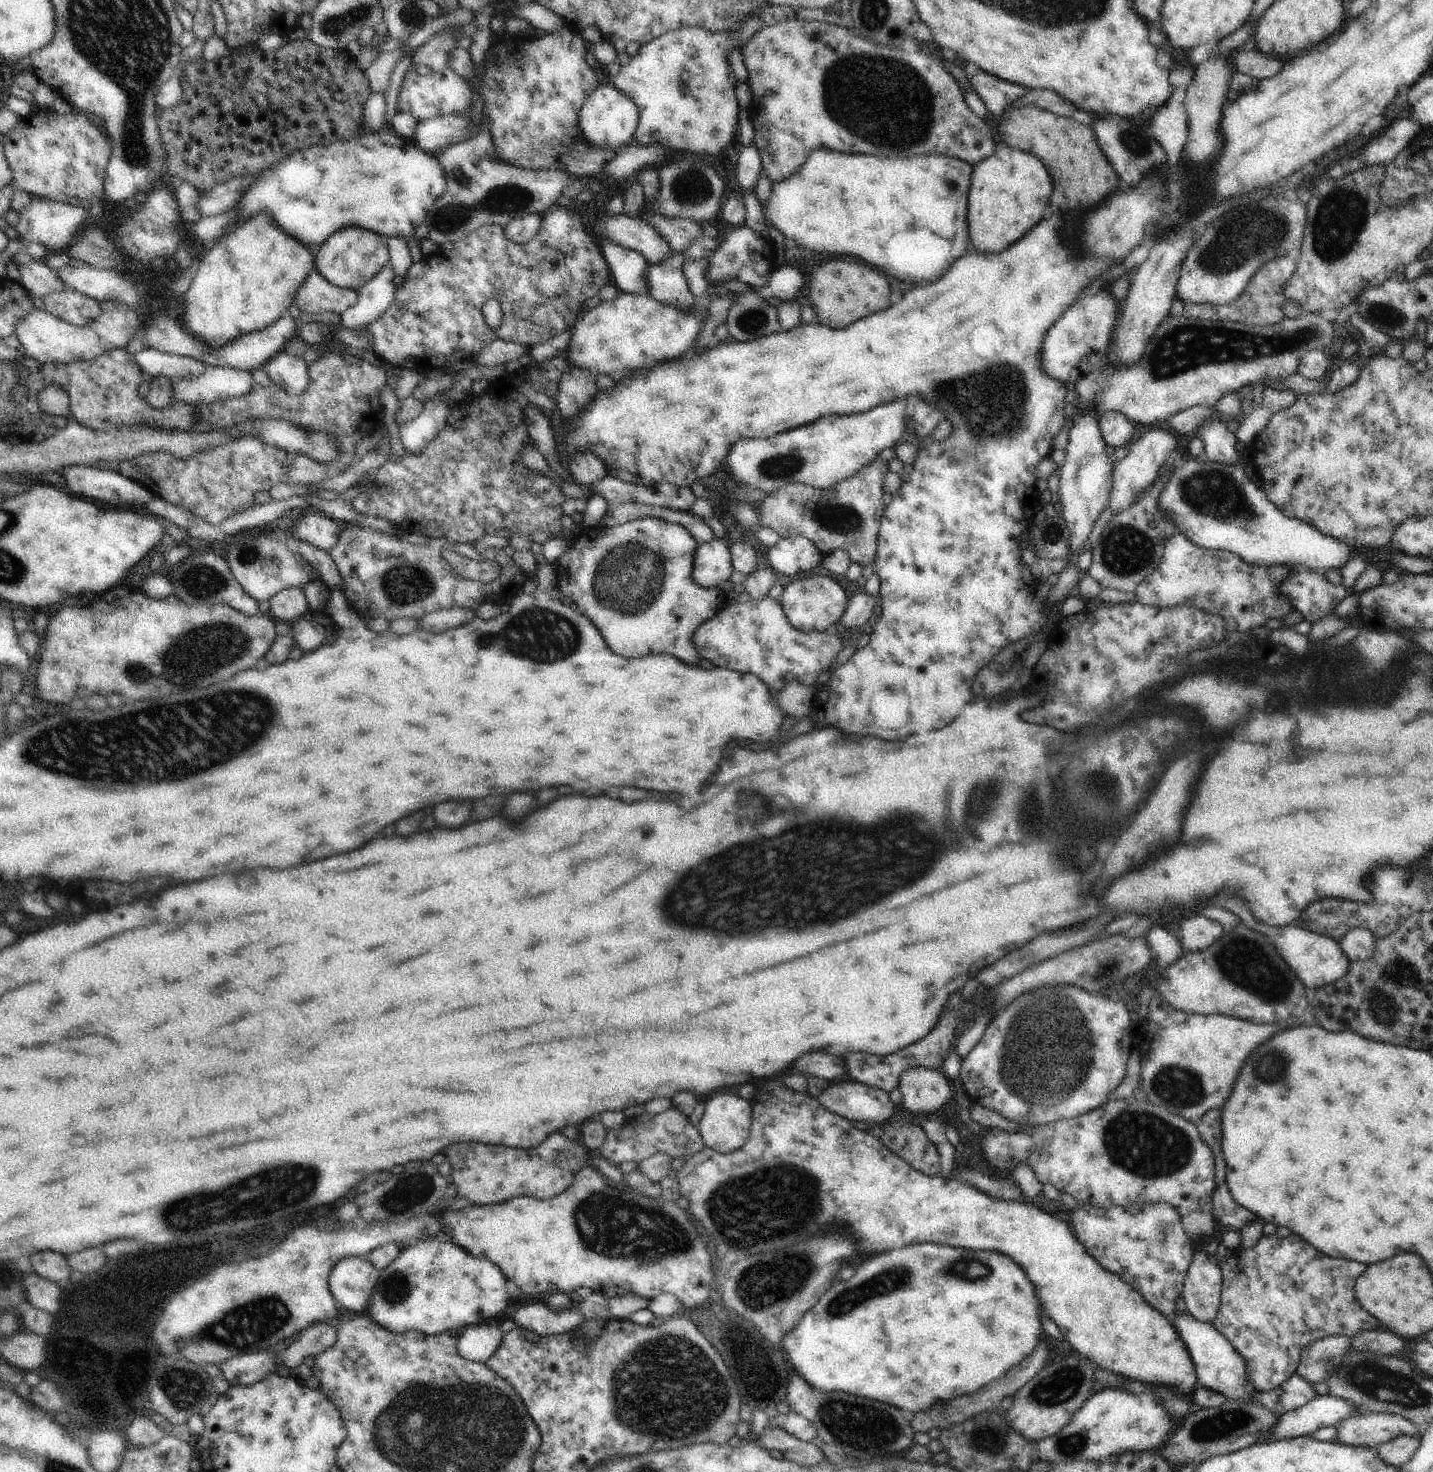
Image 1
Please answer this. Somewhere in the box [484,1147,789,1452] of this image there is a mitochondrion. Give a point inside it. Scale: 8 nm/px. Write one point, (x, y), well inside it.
(678, 1394)

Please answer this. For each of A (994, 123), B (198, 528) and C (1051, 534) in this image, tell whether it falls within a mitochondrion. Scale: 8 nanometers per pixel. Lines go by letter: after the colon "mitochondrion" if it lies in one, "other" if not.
A: other
B: other
C: mitochondrion

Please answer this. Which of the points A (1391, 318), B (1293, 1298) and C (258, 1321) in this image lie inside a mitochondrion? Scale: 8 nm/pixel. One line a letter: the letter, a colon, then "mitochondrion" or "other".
A: mitochondrion
B: other
C: mitochondrion

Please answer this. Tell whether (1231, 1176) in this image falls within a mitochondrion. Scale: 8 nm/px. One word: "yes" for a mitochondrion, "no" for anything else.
no

